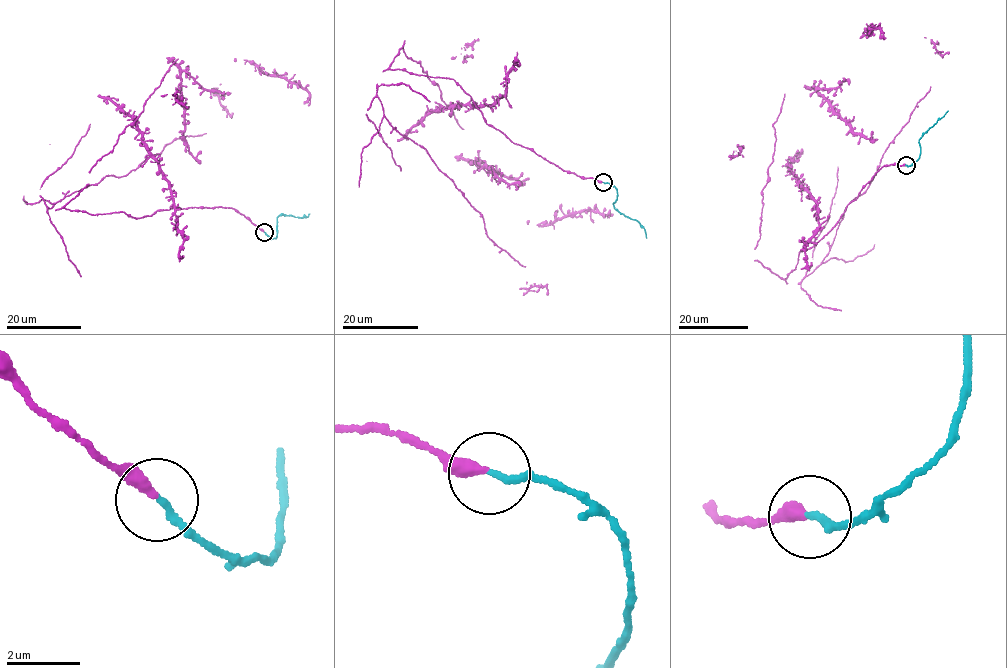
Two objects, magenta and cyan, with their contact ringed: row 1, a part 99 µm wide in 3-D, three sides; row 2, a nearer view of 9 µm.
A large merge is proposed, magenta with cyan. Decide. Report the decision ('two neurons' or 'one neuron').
one neuron

